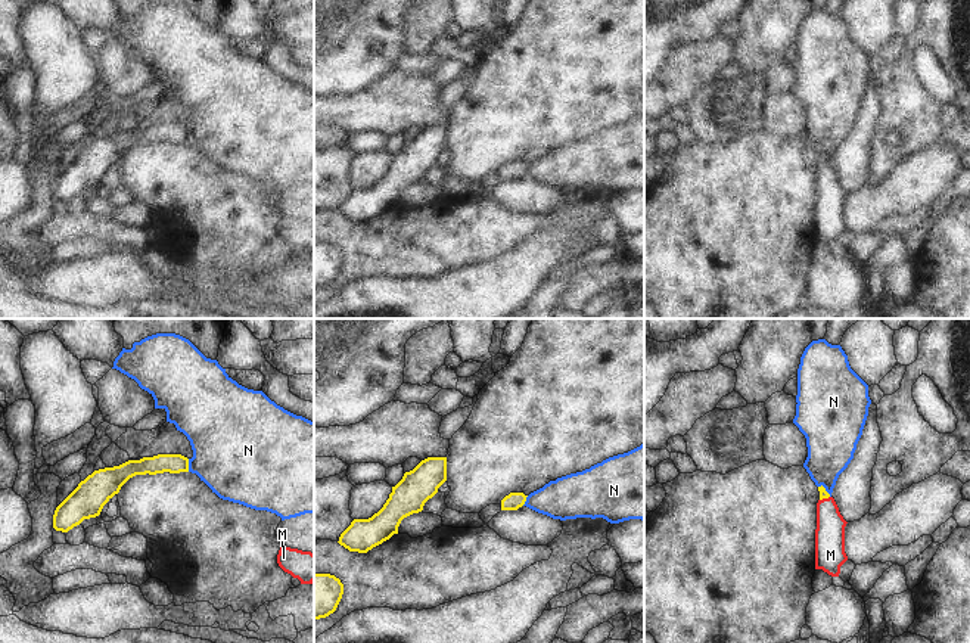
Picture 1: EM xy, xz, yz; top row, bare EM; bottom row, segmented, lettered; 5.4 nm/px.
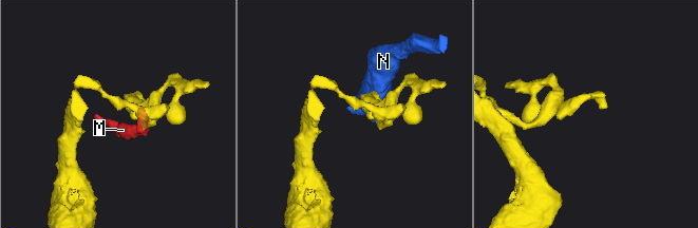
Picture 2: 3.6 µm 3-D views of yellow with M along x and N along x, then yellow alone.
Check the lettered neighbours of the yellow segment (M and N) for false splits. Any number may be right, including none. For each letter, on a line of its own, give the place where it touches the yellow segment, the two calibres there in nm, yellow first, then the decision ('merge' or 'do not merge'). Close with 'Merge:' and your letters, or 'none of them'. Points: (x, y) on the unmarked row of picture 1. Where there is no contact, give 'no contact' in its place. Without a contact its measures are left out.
M: meets yellow in yz at (824, 167); 50 nm thick on the yellow side, 160 nm on the other; merge
N: meets yellow in xy at (187, 134); 110 nm thick on the yellow side, 440 nm on the other; do not merge
Merge: M

